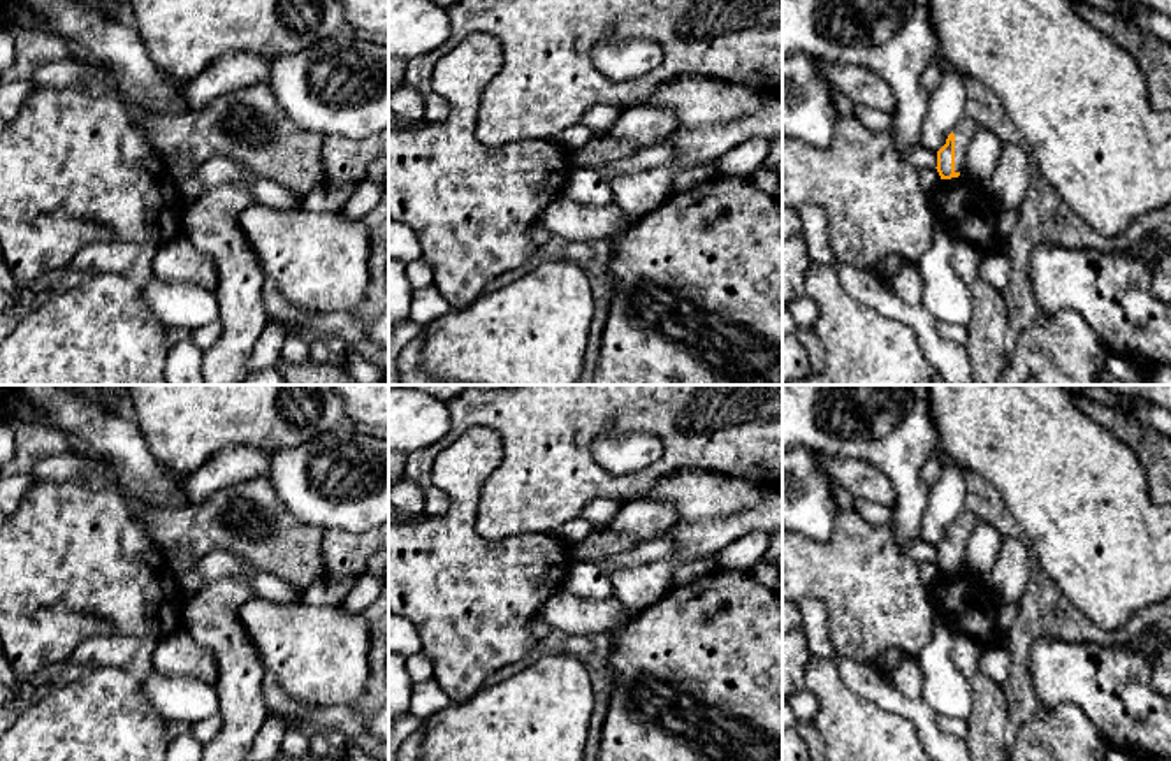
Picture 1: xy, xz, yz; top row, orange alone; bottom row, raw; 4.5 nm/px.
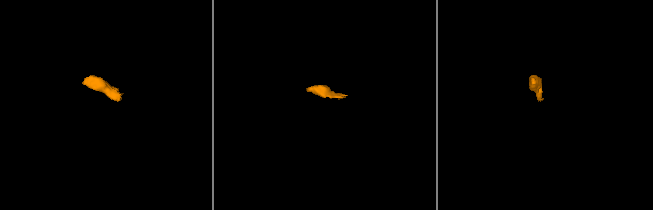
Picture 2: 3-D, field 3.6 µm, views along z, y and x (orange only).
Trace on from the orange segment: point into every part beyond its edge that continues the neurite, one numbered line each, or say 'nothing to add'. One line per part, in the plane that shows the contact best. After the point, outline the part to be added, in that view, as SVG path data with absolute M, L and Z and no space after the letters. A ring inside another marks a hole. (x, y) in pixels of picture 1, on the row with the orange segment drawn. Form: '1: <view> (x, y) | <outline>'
1: yz (964, 130) | M964 116L953 128L955 134L955 172L965 172L965 156L974 134L981 125L969 116Z

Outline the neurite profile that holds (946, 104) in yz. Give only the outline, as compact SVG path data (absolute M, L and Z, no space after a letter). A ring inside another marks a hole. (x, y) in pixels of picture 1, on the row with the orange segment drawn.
M937 56L942 79L928 95L920 144L937 153L955 125L965 116L965 79L942 56Z

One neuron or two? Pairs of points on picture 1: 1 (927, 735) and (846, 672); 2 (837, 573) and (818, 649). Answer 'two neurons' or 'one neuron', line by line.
1: one neuron
2: two neurons

